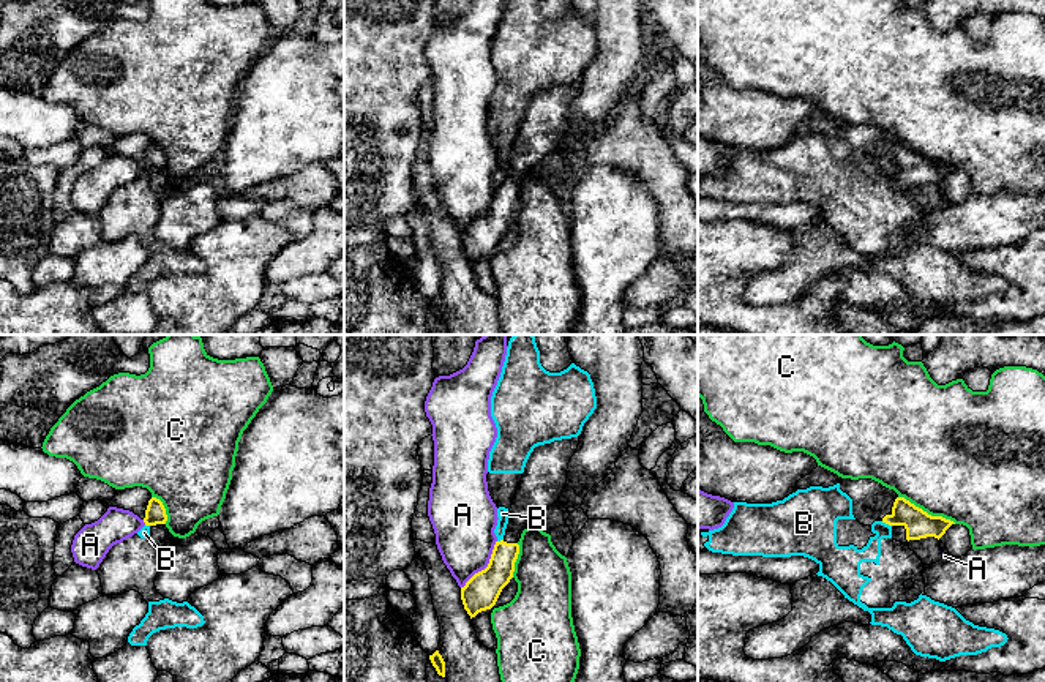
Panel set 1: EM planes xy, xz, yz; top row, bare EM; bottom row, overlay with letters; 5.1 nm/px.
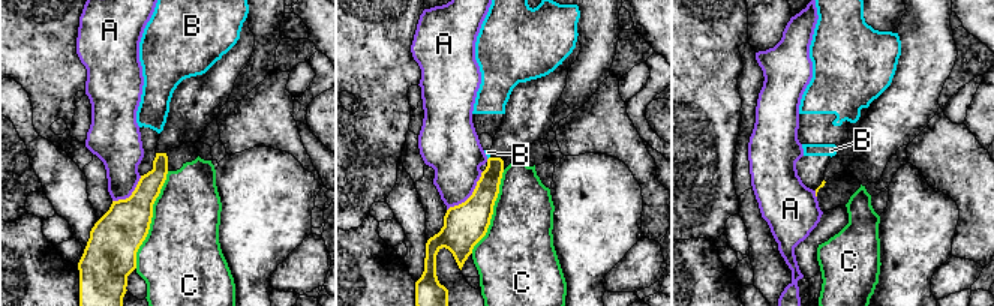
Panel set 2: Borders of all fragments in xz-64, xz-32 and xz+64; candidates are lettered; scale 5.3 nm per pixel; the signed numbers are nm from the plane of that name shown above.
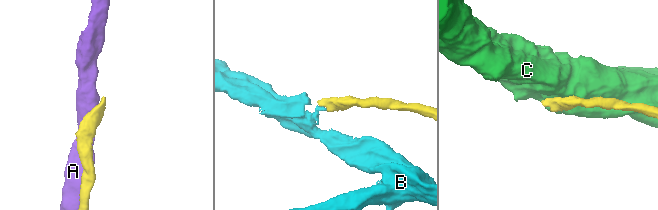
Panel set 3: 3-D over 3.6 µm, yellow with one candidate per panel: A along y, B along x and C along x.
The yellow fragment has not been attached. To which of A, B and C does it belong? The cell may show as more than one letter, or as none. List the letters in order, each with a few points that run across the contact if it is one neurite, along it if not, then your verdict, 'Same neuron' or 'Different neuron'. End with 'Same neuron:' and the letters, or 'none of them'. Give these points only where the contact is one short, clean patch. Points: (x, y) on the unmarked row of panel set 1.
A: Different neuron
B: Line: yz (881, 168), (891, 172). Different neuron
C: Different neuron
Same neuron: none of them

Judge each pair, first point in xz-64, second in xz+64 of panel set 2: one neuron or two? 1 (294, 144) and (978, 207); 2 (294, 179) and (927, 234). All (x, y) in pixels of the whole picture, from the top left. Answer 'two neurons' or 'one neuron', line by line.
1: one neuron
2: one neuron

